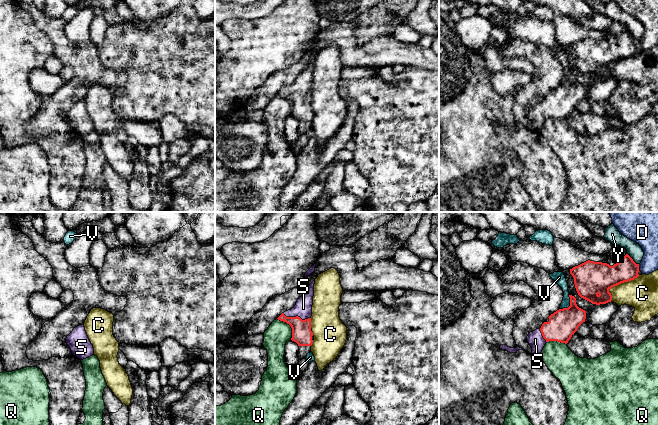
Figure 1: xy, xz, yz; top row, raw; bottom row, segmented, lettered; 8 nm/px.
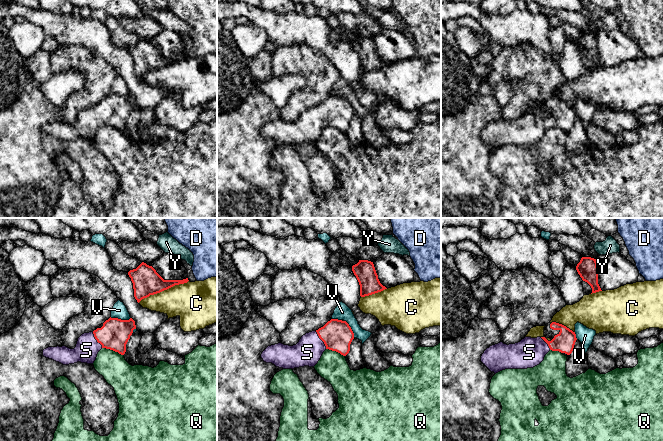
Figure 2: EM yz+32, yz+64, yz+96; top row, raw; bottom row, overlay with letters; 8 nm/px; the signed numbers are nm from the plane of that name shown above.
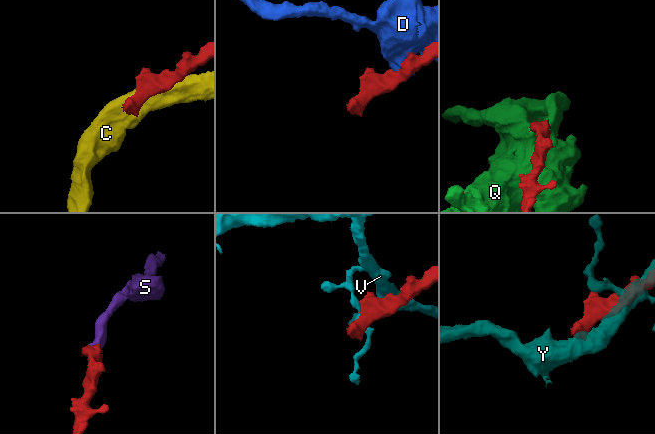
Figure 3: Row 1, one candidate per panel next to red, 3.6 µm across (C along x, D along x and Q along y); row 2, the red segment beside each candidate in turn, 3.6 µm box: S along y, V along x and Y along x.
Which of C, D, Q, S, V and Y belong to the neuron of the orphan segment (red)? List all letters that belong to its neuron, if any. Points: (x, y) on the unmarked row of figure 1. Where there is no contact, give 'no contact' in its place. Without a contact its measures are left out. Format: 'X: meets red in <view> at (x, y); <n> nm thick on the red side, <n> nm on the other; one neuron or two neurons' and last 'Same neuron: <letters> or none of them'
C: meets red in yz at (618, 60); 280 nm thick on the red side, 260 nm on the other; two neurons
D: meets red in yz at (638, 42); 180 nm thick on the red side, 180 nm on the other; two neurons
Q: meets red in xz at (290, 101); 160 nm thick on the red side, 190 nm on the other; two neurons
S: meets red in xz at (297, 92); 160 nm thick on the red side, 140 nm on the other; one neuron
V: meets red in yz at (570, 81); 240 nm thick on the red side, 90 nm on the other; two neurons
Y: meets red in yz at (632, 35); 190 nm thick on the red side, 120 nm on the other; two neurons
Same neuron: S

